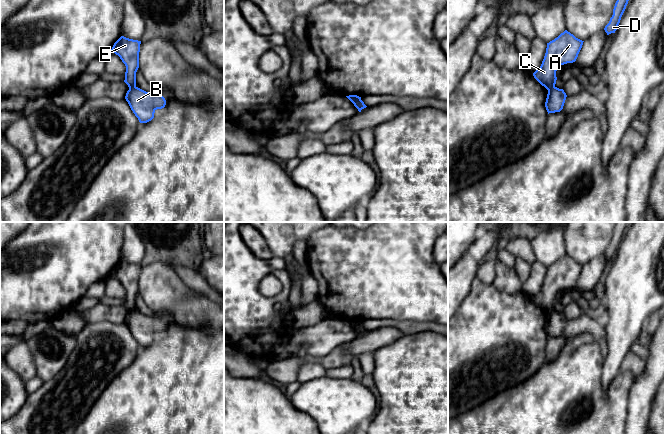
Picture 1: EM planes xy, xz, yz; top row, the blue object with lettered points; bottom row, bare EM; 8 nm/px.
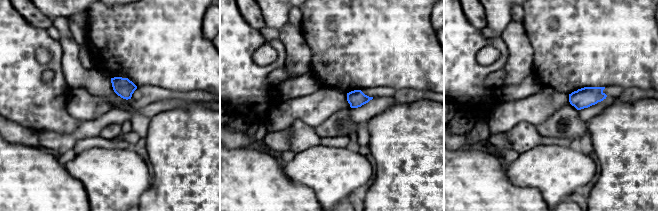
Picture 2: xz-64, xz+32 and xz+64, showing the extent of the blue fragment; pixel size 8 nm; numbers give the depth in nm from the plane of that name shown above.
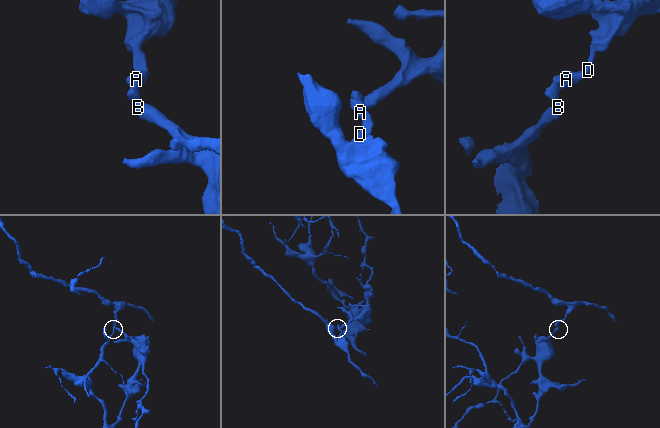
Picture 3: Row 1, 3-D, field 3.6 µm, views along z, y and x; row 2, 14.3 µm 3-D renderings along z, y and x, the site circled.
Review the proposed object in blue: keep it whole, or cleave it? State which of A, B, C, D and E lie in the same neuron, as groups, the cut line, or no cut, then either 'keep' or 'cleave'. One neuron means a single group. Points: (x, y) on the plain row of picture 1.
A C D E / B; cut in xz along (360, 321), (354, 328); cleave

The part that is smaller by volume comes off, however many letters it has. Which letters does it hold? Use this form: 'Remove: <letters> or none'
Remove: A, C, D, E

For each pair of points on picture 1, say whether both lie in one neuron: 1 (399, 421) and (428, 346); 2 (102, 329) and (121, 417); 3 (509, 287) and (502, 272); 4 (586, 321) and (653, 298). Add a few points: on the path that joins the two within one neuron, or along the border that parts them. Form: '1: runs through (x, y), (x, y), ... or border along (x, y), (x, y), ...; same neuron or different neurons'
1: runs through (418, 402), (428, 392), (428, 365); same neuron
2: border along (131, 363), (112, 380), (99, 397); different neurons
3: runs through (509, 283), (505, 276); same neuron
4: border along (602, 322), (605, 328), (607, 345); different neurons

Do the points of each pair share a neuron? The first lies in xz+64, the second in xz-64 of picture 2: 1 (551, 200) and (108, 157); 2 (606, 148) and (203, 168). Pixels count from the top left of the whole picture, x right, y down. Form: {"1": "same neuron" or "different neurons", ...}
{"1": "same neuron", "2": "same neuron"}

